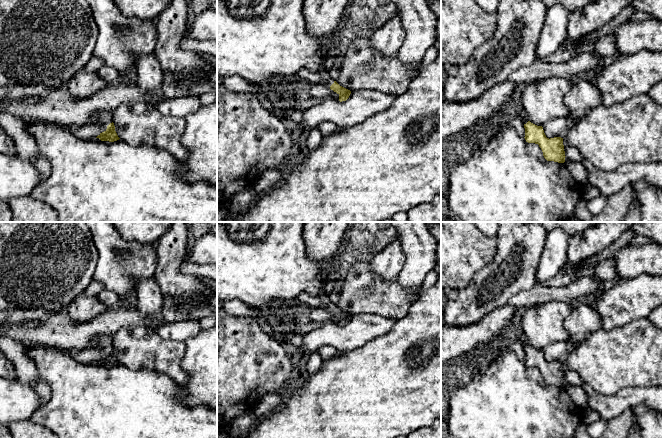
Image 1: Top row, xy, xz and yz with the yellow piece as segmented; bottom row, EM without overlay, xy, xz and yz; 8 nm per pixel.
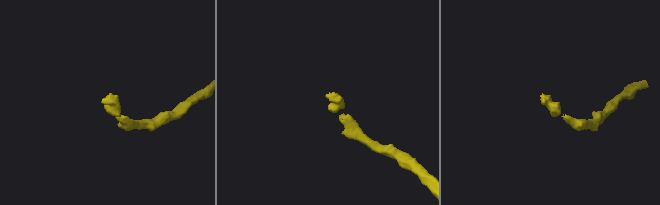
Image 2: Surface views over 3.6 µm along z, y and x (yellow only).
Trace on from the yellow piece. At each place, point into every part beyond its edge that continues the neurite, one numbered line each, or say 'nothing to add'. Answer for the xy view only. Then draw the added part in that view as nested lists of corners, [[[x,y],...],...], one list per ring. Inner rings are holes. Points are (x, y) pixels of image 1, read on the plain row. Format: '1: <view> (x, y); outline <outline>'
1: xy (87, 355); outline [[[101,336],[99,347],[84,348],[74,351],[72,354],[79,362],[94,363],[102,356],[106,355],[107,350],[112,346],[112,340],[109,336]]]

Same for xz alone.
1: xz (322, 300); outline [[[322,292],[317,295],[301,293],[298,296],[298,299],[300,300],[301,305],[308,308],[323,308],[330,311],[334,307],[327,292]]]

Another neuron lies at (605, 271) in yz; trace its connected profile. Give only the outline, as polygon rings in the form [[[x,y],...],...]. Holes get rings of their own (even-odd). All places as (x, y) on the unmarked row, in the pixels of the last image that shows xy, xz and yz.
[[[613,258],[605,259],[595,267],[594,277],[600,280],[604,285],[609,285],[616,278],[616,275],[616,263]]]

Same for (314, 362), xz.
[[[317,351],[307,355],[308,355],[308,359],[306,365],[302,368],[302,372],[301,372],[302,376],[311,375],[318,372],[321,369],[324,362]]]

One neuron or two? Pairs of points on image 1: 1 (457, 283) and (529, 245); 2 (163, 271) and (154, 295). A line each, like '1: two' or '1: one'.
1: two
2: two

